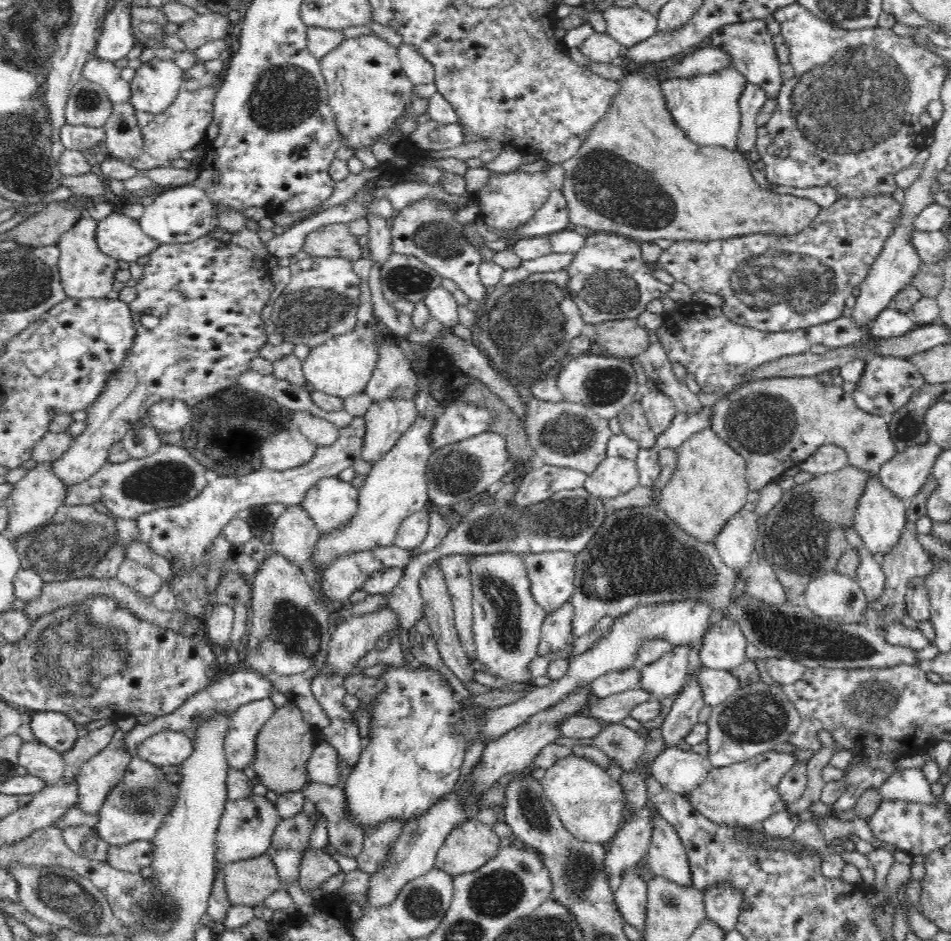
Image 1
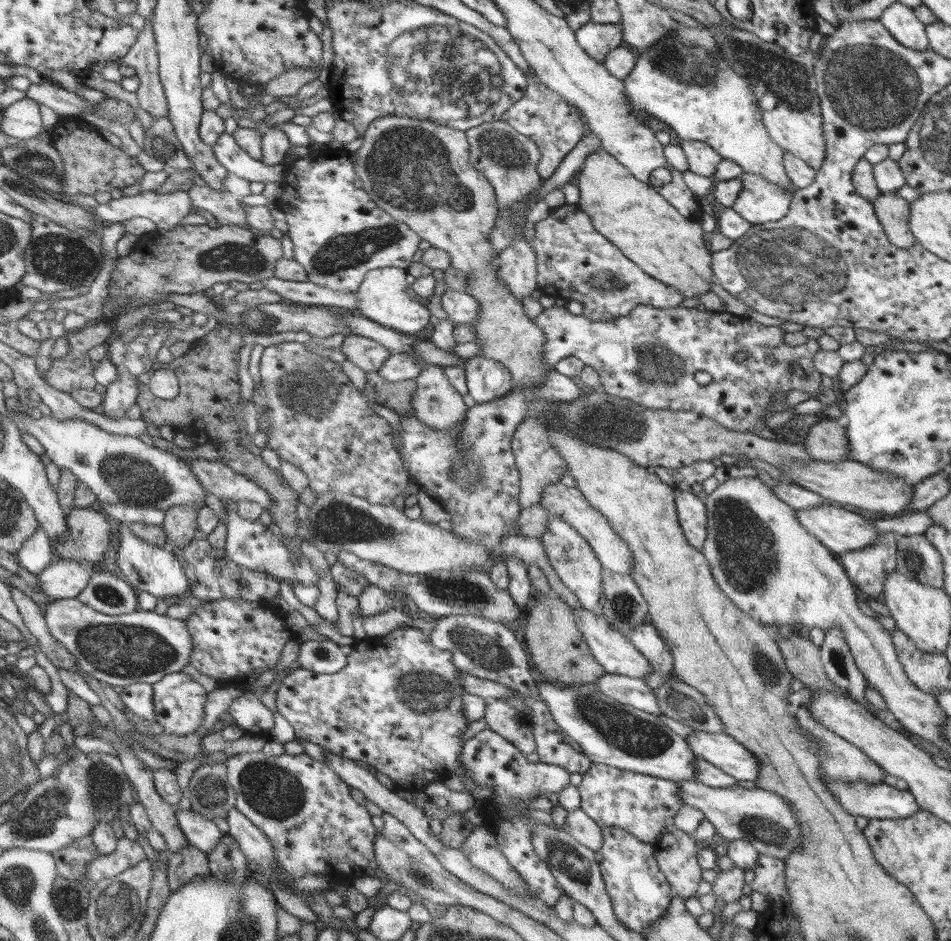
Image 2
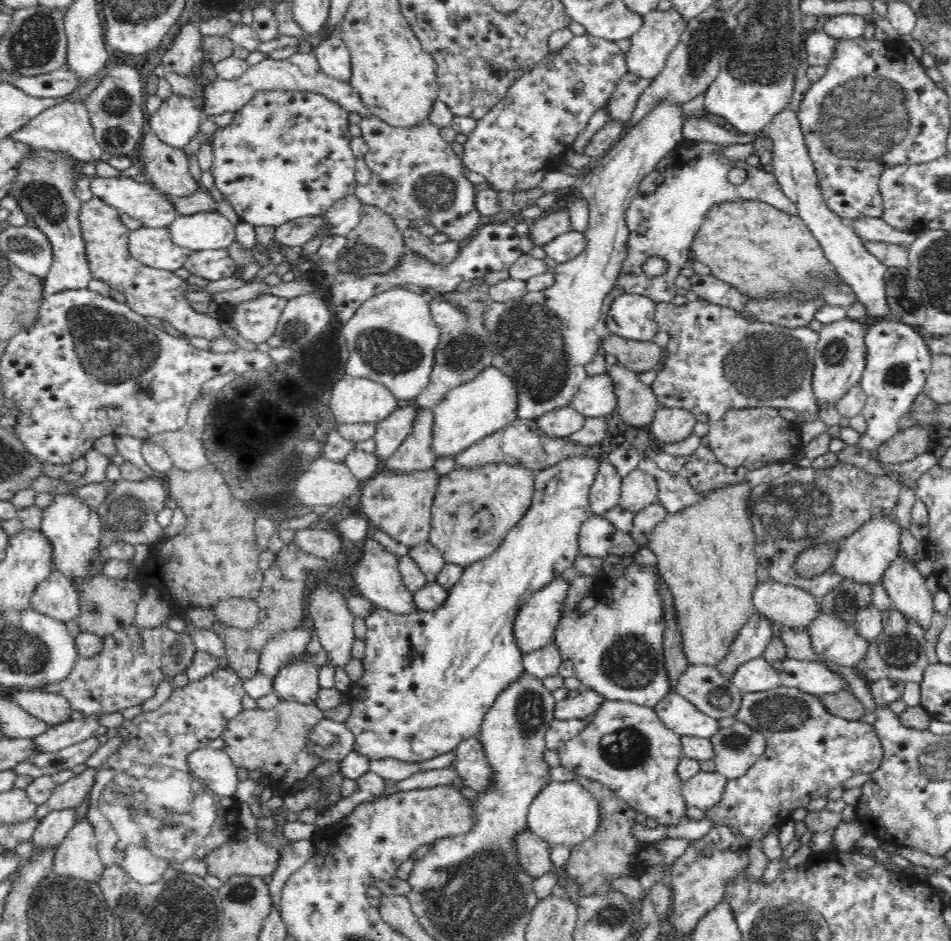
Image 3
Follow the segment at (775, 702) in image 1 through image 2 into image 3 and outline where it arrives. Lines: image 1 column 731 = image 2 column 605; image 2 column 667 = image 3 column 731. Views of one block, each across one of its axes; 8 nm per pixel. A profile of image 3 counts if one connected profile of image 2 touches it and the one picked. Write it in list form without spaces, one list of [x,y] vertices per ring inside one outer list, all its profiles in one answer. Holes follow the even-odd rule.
[[[737,721],[734,726],[720,728],[711,739],[715,752],[715,771],[727,780],[740,778],[762,756],[767,746],[764,734]]]

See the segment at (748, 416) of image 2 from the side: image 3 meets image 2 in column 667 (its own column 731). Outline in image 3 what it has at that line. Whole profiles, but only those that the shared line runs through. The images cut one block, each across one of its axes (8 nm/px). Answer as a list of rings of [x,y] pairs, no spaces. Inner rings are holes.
[[[700,298],[687,301],[683,306],[656,302],[655,322],[660,331],[666,331],[670,336],[665,363],[662,370],[657,371],[652,384],[658,406],[689,410],[698,422],[708,424],[722,420],[729,410],[748,407],[790,408],[800,413],[799,428],[819,417],[811,383],[819,333],[812,328],[784,328],[759,321],[751,322],[732,308]]]

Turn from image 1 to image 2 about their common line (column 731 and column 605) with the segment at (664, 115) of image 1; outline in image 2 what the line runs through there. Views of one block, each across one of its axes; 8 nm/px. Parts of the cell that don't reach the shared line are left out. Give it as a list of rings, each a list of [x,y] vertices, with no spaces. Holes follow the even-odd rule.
[[[601,146],[590,151],[590,154],[584,157],[584,163],[575,176],[575,183],[580,191],[580,201],[577,205],[590,218],[593,227],[645,273],[674,287],[684,298],[706,294],[711,290],[714,278],[712,252],[704,245],[701,224],[682,217],[682,214],[679,214],[661,194],[655,192],[650,184],[637,180],[614,155]]]

